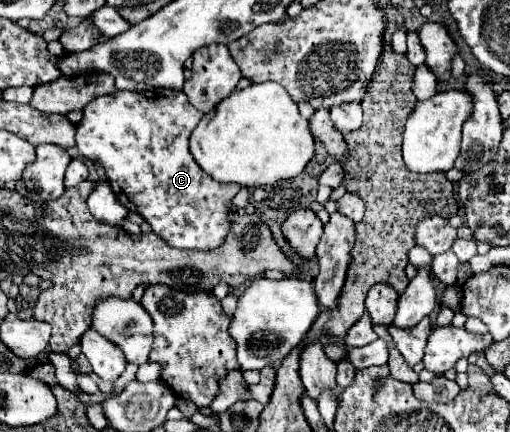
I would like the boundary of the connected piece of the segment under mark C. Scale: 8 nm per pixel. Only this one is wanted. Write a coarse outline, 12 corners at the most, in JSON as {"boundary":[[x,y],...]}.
{"boundary":[[177,90],[99,96],[77,150],[173,248],[223,244],[241,186],[189,152]]}

